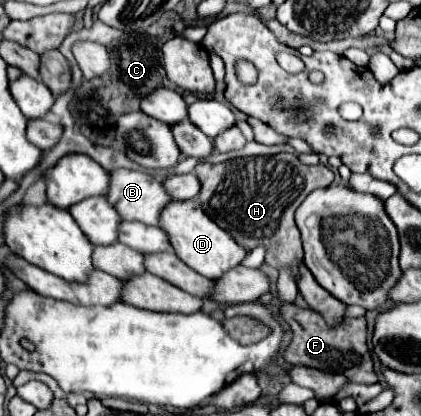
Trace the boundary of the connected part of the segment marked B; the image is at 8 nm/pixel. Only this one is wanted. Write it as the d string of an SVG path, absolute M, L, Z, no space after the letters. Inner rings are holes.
M115 170L111 172L107 202L127 220L159 226L159 214L163 212L163 206L171 202L171 196L161 182L145 172Z

